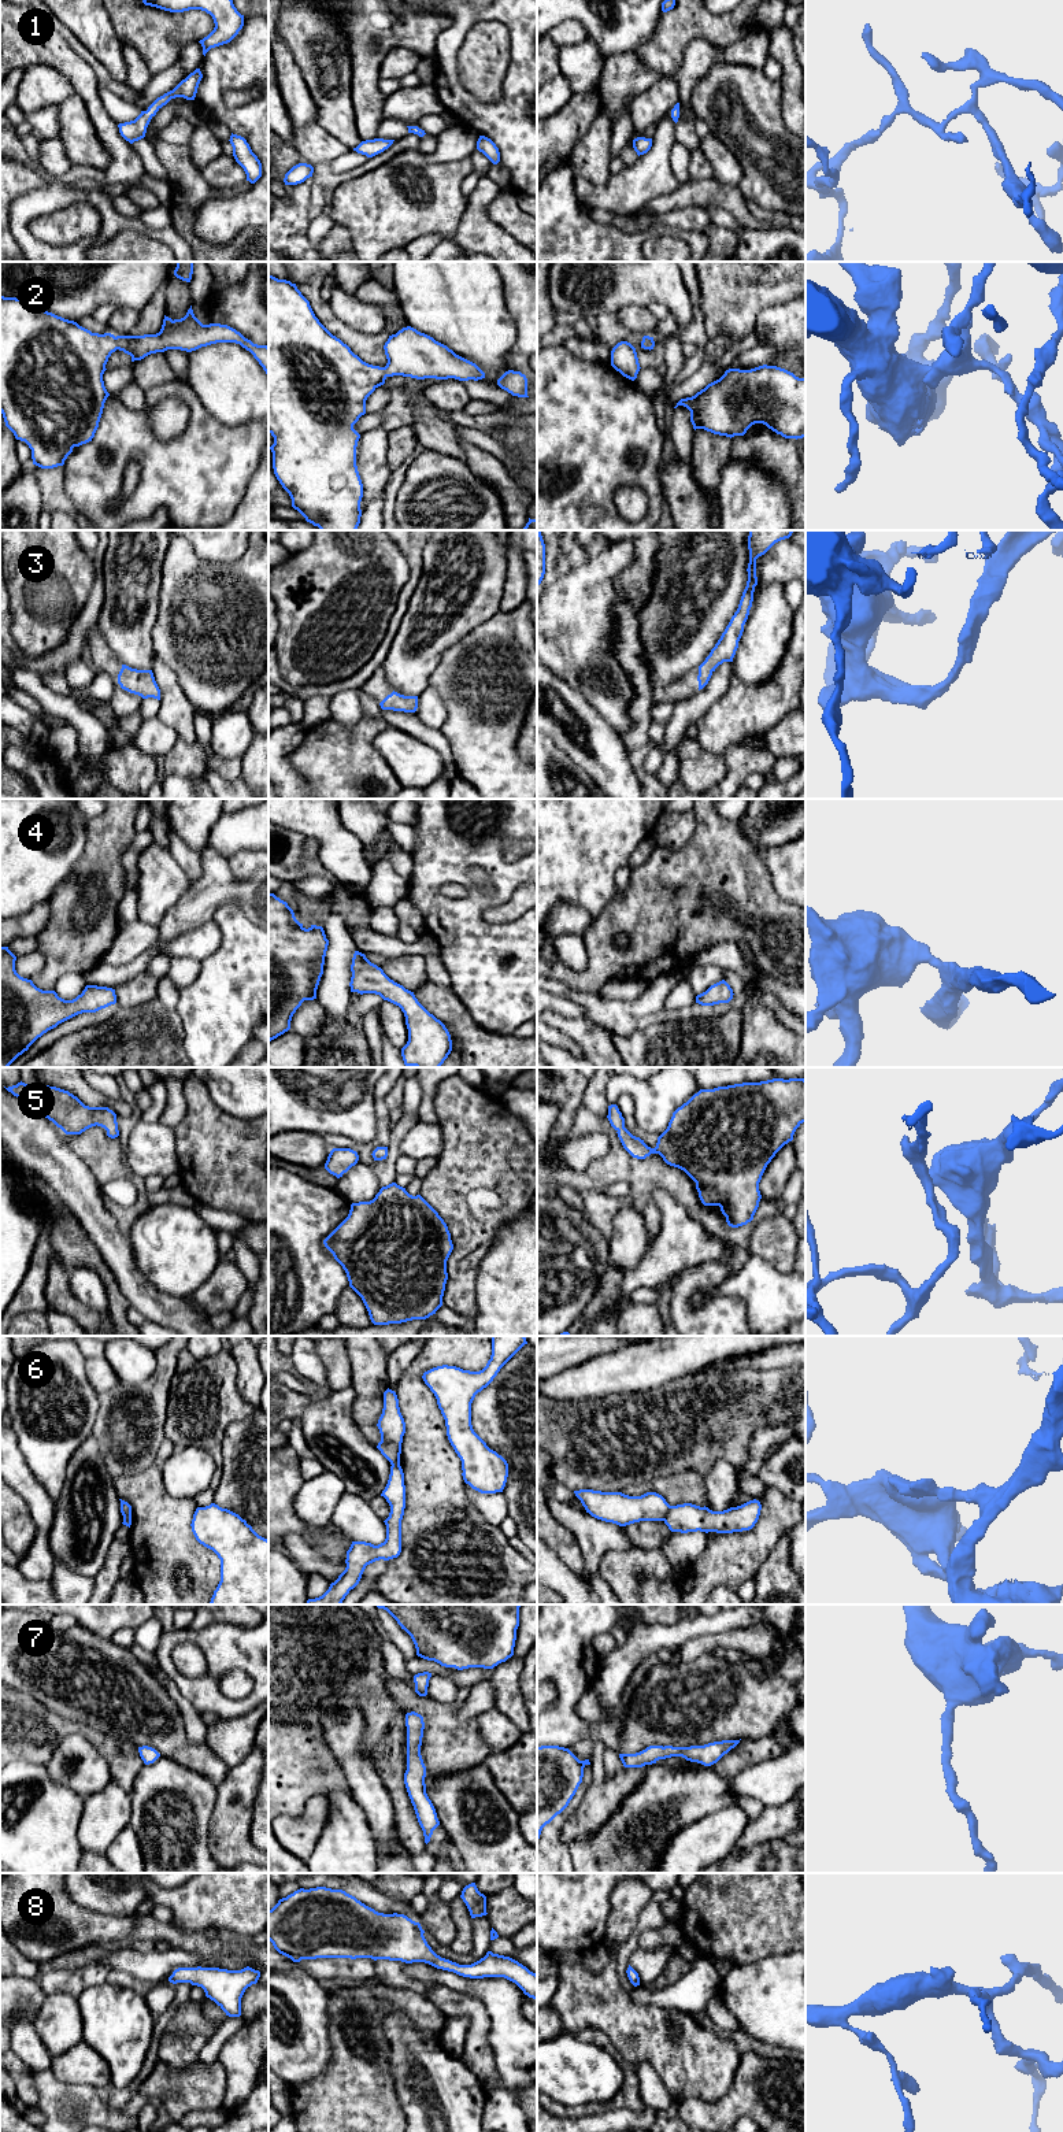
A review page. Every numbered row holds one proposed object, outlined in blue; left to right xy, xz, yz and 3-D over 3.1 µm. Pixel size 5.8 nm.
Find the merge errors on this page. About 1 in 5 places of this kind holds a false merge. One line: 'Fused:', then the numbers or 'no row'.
Fused: 6

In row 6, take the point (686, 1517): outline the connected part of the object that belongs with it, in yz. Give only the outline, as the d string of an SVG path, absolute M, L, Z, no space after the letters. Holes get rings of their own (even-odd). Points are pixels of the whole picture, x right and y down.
M753 1499L723 1511L712 1511L692 1503L670 1506L664 1524L671 1532L733 1533L749 1530L759 1520L762 1504Z

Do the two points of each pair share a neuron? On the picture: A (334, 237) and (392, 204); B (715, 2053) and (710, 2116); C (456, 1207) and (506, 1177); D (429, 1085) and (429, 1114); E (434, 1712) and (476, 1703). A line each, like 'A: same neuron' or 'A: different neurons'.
A: different neurons
B: different neurons
C: same neuron
D: same neuron
E: different neurons

